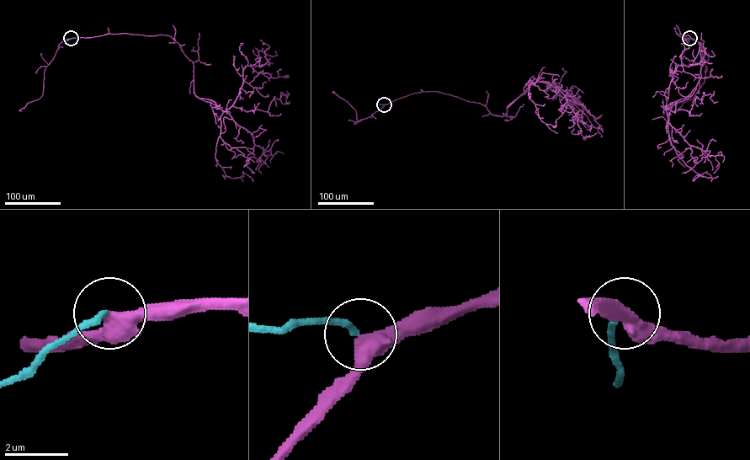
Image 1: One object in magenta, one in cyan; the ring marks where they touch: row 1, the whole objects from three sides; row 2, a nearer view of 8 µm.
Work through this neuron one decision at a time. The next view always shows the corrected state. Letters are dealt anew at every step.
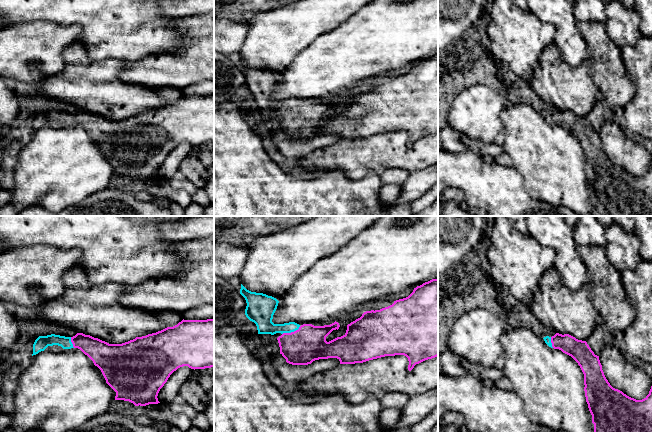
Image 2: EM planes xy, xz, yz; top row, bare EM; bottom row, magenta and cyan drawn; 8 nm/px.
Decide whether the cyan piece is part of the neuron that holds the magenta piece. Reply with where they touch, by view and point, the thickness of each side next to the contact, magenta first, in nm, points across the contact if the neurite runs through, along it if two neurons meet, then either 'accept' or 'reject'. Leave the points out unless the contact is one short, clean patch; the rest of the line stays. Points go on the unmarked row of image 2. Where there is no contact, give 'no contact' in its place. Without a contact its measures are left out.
contact xz (291, 108); calibres 280 and 140 nm; way xz (307, 120), (303, 120), (291, 108), (272, 104), (263, 95); accept

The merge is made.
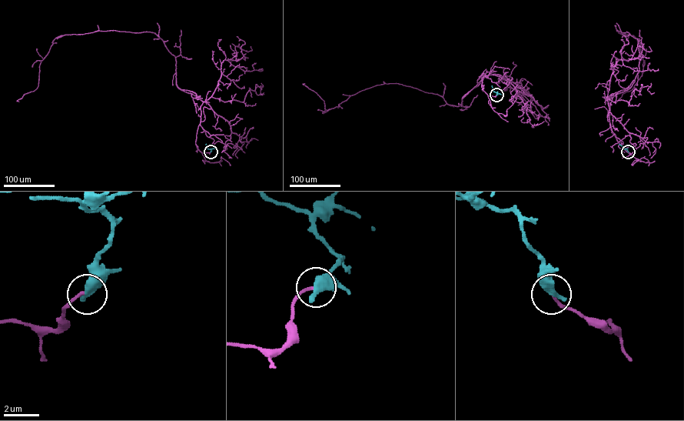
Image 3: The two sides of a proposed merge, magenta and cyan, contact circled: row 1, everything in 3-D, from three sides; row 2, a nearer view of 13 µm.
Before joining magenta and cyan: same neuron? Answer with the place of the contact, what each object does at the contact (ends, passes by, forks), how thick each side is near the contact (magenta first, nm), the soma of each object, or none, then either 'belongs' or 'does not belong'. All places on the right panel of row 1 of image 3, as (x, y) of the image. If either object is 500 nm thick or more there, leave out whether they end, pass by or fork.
place (628, 152); calibres 150 and 550 nm; soma magenta none; soma cyan none; does not belong

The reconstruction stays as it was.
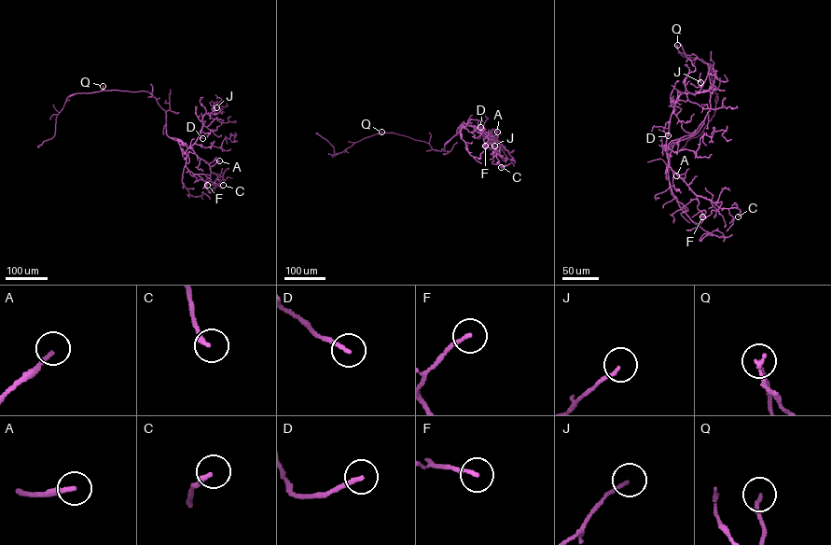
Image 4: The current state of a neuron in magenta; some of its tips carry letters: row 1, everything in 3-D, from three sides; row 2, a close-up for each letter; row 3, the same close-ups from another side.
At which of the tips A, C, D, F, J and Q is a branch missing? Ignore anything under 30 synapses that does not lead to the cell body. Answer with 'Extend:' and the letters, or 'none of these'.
Extend: A, C, F

